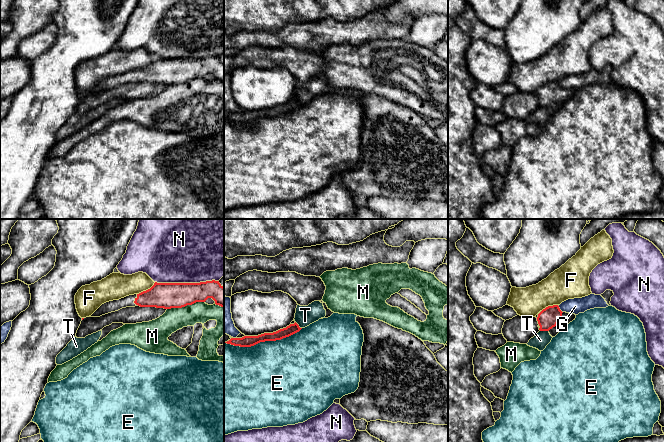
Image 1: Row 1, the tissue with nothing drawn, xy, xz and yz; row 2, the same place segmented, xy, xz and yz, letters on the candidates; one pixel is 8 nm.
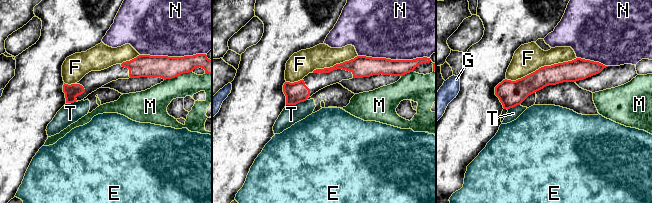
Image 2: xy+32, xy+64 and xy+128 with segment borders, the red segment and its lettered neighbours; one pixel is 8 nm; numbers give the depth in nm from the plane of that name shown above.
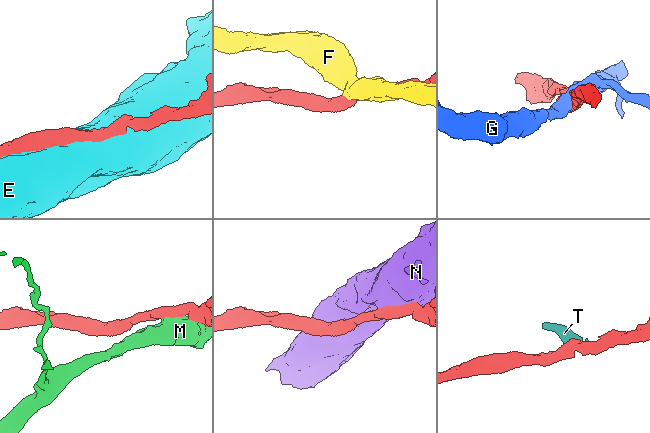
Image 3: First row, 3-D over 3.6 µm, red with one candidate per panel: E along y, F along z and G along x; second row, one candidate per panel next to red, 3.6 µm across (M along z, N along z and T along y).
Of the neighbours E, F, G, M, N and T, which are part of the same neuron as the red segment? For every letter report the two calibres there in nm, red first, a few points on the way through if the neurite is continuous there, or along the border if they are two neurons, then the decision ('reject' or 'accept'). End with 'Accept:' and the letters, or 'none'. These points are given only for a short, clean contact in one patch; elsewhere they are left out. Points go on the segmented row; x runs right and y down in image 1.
E: 100/500 nm | reject
F: 200/200 nm | reject
G: 160/130 nm | reject
M: 200/180 nm | reject
N: 200/500 nm | reject
T: 160/120 nm | along yz (540, 330), (548, 331) | reject
Accept: none

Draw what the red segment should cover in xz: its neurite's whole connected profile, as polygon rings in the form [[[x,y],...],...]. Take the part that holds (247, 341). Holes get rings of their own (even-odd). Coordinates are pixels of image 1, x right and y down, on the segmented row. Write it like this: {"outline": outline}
{"outline": [[[295,322],[294,324],[290,324],[286,328],[273,333],[264,333],[258,336],[244,336],[242,338],[231,338],[225,343],[240,347],[251,347],[260,342],[281,340],[299,332],[301,329],[302,328],[300,328]]]}

